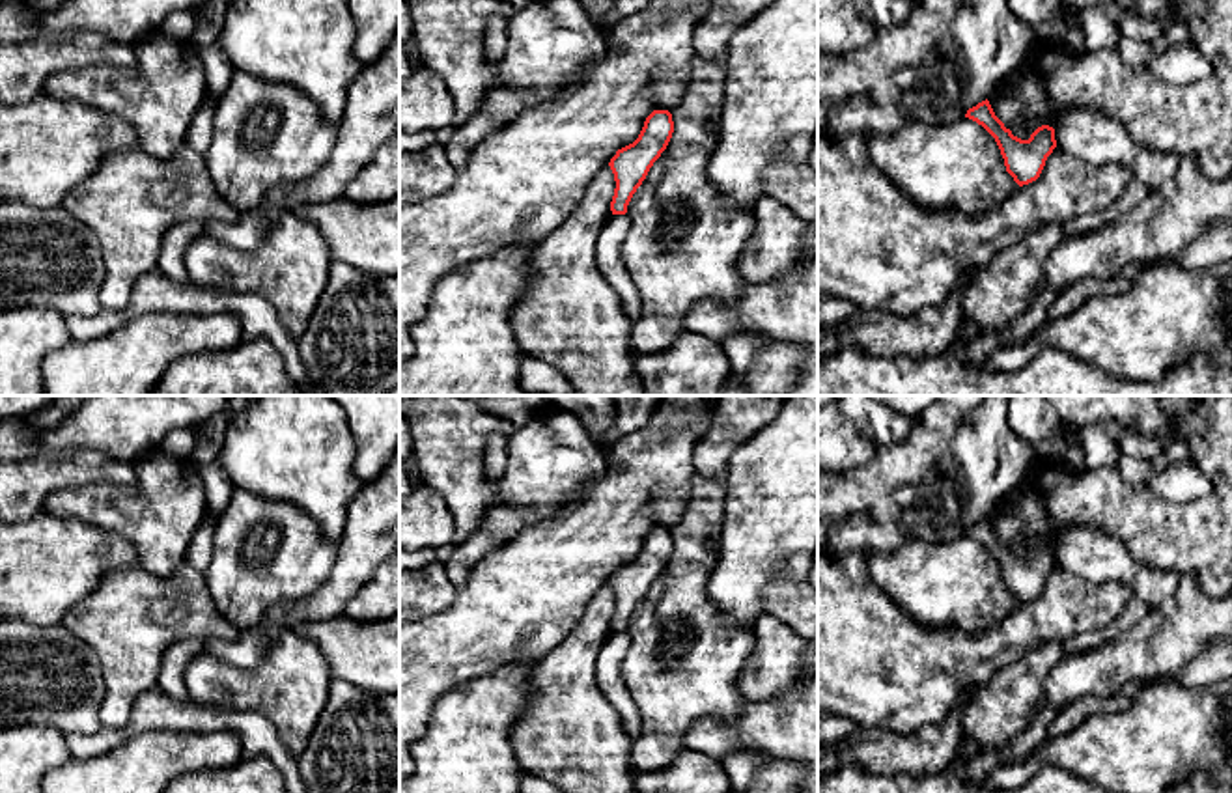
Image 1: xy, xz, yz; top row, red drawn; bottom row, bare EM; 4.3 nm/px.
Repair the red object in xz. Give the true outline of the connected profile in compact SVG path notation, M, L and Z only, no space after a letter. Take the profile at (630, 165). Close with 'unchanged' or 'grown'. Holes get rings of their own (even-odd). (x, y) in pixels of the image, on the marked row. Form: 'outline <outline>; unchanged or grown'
outline M653 110L638 134L638 138L618 149L609 166L614 174L616 188L610 202L612 215L625 215L627 205L637 188L646 179L653 162L666 149L674 132L672 114L668 110Z; unchanged

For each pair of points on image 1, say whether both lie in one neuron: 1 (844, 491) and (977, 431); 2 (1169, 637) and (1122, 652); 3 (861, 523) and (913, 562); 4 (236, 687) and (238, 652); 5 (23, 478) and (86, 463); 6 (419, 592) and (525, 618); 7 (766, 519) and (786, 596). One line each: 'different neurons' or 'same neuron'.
1: different neurons
2: same neuron
3: different neurons
4: different neurons
5: same neuron
6: different neurons
7: different neurons

